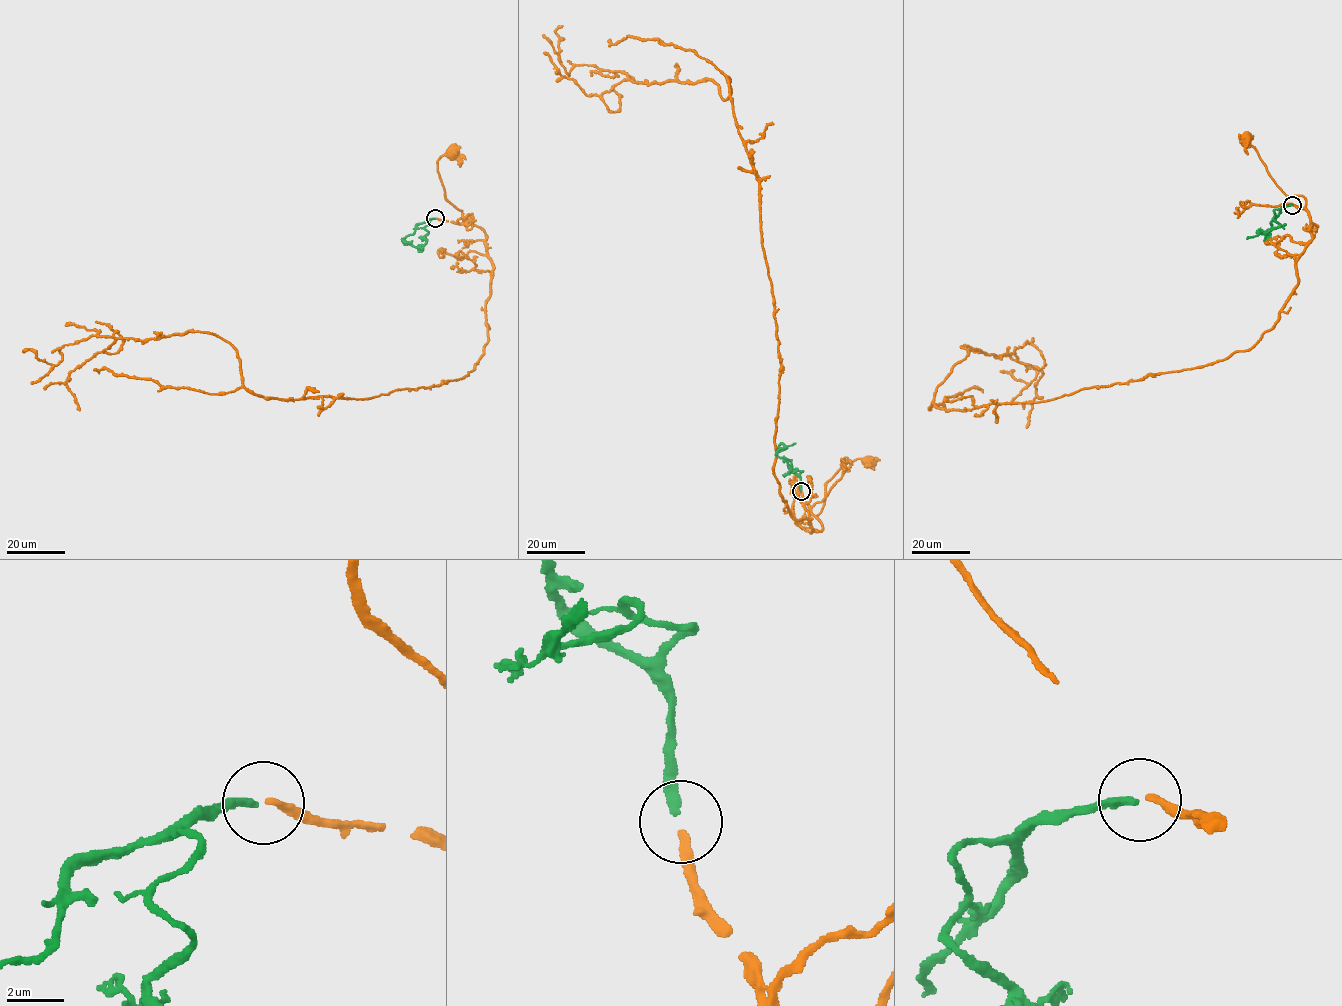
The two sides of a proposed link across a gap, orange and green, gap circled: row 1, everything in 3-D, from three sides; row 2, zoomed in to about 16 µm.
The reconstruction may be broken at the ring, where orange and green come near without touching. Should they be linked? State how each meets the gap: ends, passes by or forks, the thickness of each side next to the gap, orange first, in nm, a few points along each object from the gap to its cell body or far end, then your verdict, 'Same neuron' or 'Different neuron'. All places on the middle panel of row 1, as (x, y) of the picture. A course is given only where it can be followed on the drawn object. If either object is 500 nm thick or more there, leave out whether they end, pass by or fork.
At the ring orange ends. At the ring green ends. Thickness 280 nm (orange) against 320 nm. Course of orange: (801, 491), (811, 513), (816, 516), (824, 504), (826, 483), (843, 465), (856, 459), (868, 460). Course of green: (801, 490), (800, 477), (790, 469), (786, 460), (776, 454), (795, 443). Same neuron

